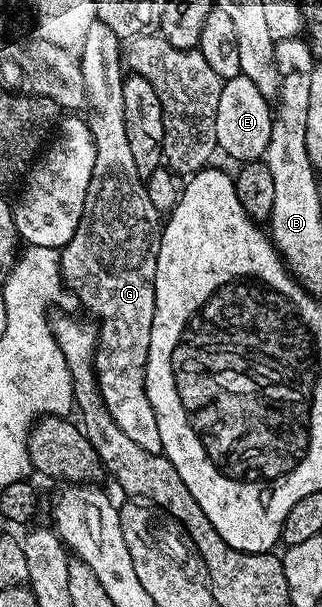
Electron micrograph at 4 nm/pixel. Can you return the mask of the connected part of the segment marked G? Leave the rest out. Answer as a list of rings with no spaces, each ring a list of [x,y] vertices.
[[[95,21],[90,23],[90,31],[86,31],[86,39],[84,45],[78,51],[78,60],[80,70],[84,76],[84,96],[86,98],[87,108],[92,108],[92,117],[87,118],[88,126],[92,129],[92,142],[94,143],[94,151],[96,158],[94,159],[94,171],[90,175],[90,187],[86,191],[86,203],[82,207],[82,219],[78,219],[78,227],[74,231],[74,235],[70,239],[70,243],[66,243],[60,250],[60,274],[64,277],[64,283],[71,289],[77,302],[81,306],[85,305],[89,309],[91,316],[98,322],[98,340],[96,343],[96,382],[100,388],[102,399],[106,403],[106,411],[110,411],[110,415],[114,419],[114,423],[118,423],[118,427],[122,427],[122,431],[126,431],[126,435],[130,435],[130,439],[134,439],[134,443],[138,443],[138,447],[146,447],[146,451],[151,453],[163,453],[162,435],[158,435],[158,423],[154,415],[154,407],[150,407],[150,399],[146,395],[146,363],[148,362],[148,352],[150,351],[150,331],[154,323],[154,271],[158,267],[158,247],[160,246],[160,230],[162,228],[162,210],[154,207],[154,203],[150,203],[150,195],[148,194],[148,186],[145,178],[138,175],[138,169],[134,167],[134,154],[130,152],[130,142],[126,140],[126,119],[124,118],[124,104],[122,103],[122,87],[124,86],[125,74],[120,73],[122,70],[122,38],[114,35],[114,31],[110,31],[110,27],[106,27],[106,23]]]

